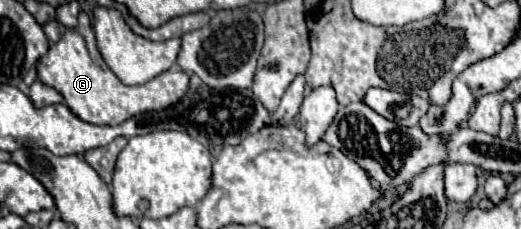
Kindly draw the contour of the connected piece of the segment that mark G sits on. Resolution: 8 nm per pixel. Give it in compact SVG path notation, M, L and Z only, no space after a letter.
M67 30L65 36L57 44L51 44L49 52L41 58L37 68L37 78L61 92L67 106L73 114L89 124L105 124L117 126L131 116L143 112L159 112L169 106L175 106L189 90L189 74L181 70L167 70L149 80L143 86L127 86L123 84L111 70L101 70L89 56L85 40L79 32Z

